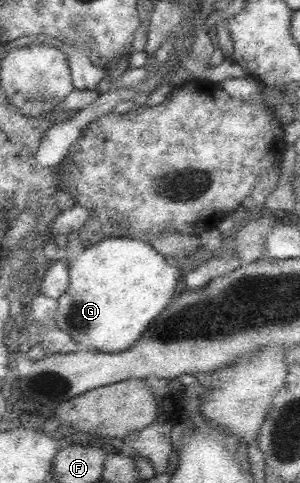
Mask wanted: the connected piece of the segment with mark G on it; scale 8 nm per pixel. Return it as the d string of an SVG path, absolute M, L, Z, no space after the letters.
M101 239L68 263L70 284L57 299L54 322L88 349L104 353L126 351L168 307L184 269L183 264L170 266L152 244L139 239Z

